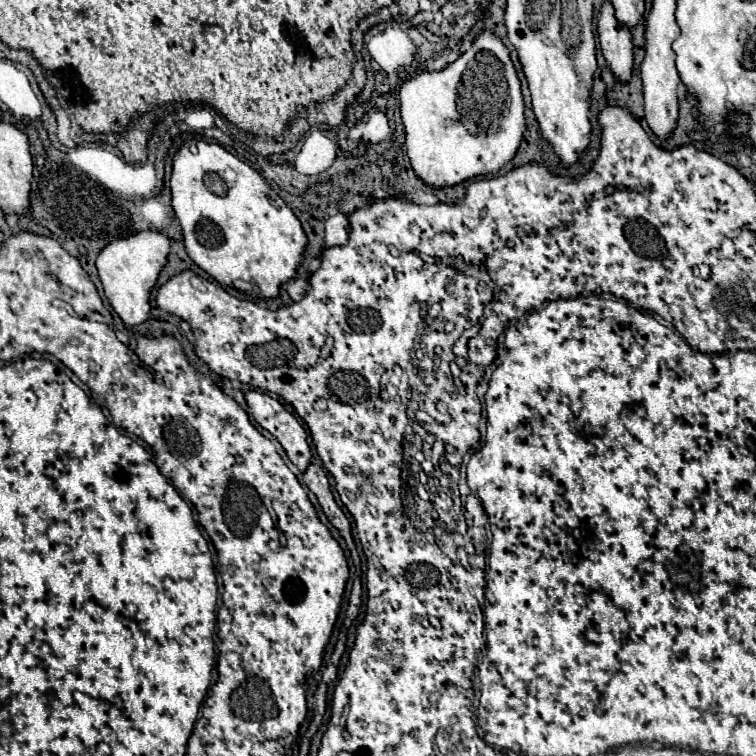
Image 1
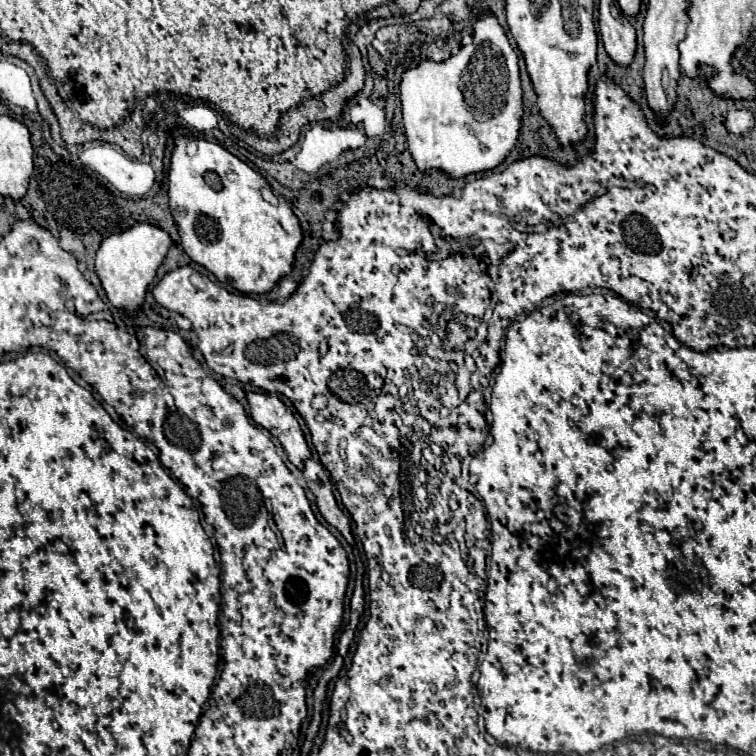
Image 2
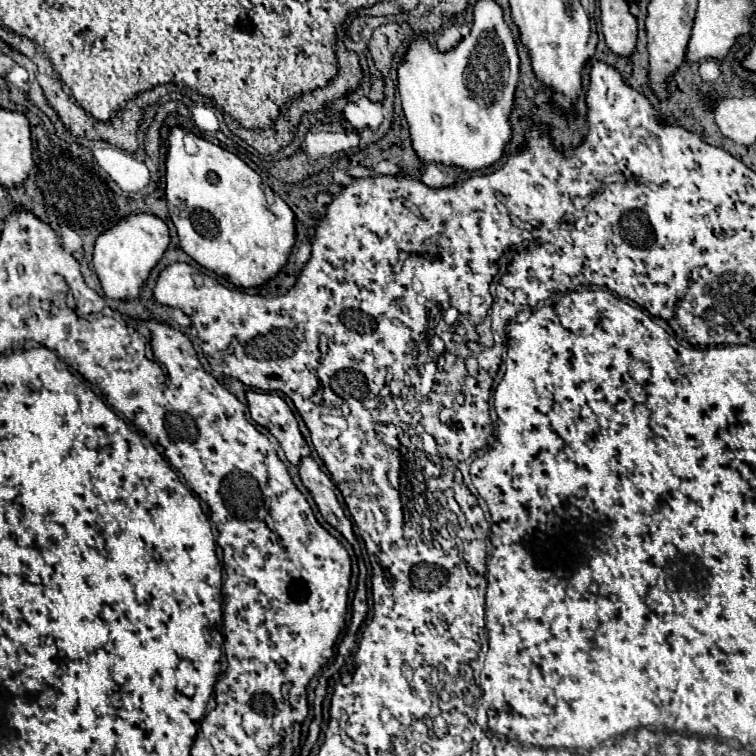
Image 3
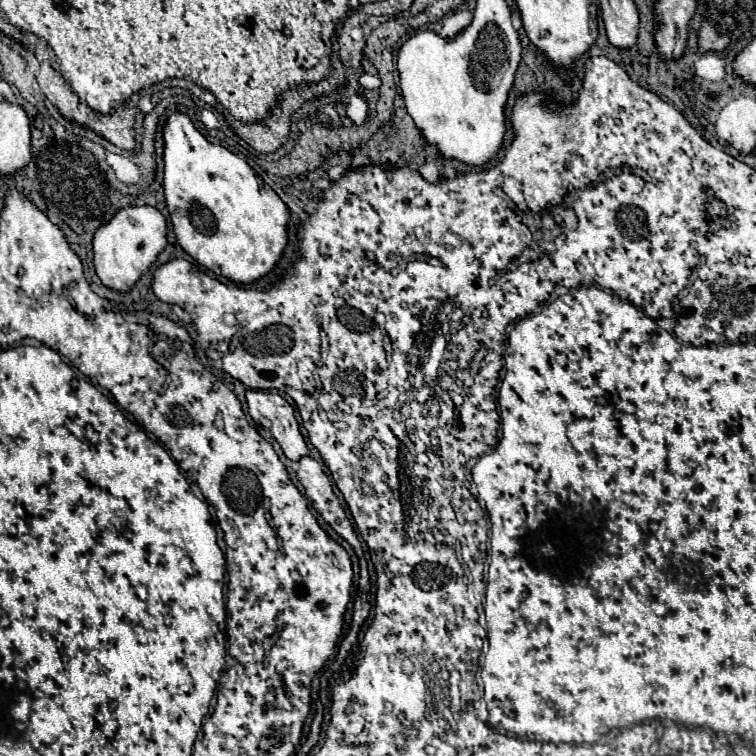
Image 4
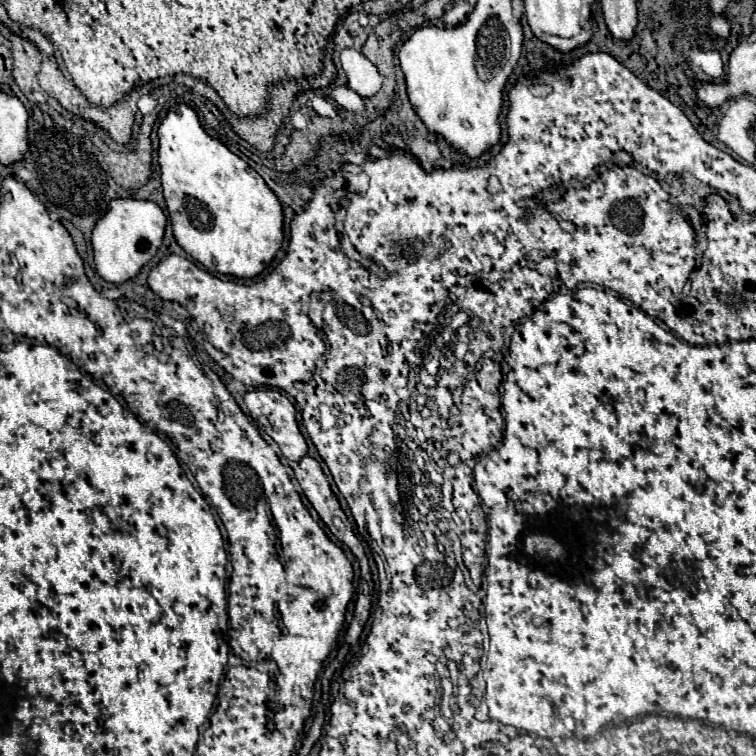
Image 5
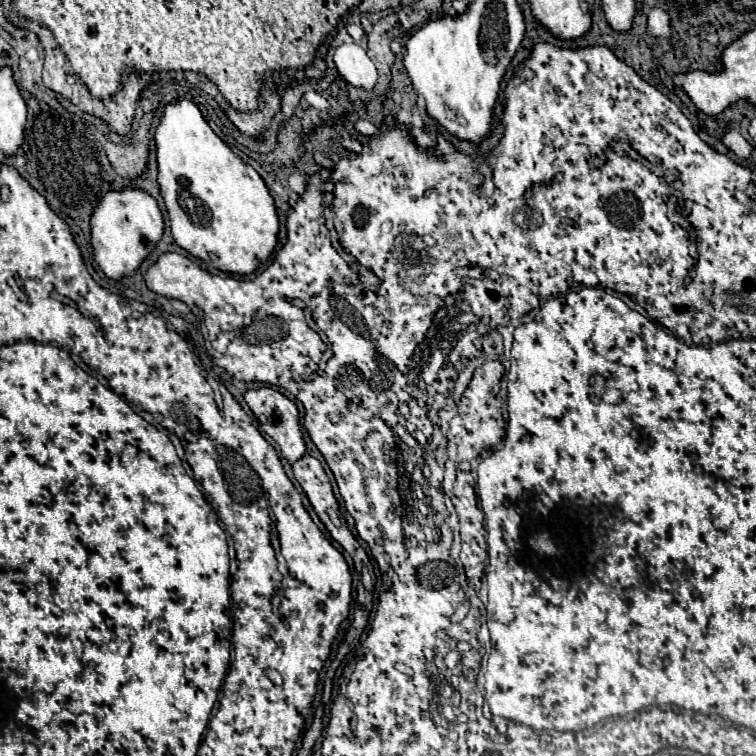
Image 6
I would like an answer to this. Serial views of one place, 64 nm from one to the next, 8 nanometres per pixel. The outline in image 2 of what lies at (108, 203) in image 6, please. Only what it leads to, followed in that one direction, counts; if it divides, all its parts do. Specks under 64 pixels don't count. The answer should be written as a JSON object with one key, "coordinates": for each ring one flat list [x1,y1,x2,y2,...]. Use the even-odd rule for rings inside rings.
{"coordinates":[[148,222,136,224,124,230,122,234,112,234,100,244,96,252,96,274,102,282,106,298,114,308,122,310,128,316,134,316,142,310,146,290,152,284,156,270,164,262,170,246,172,246,170,236]]}

